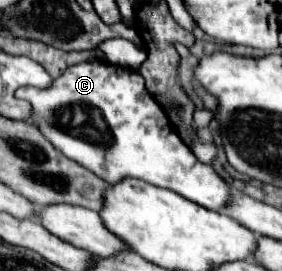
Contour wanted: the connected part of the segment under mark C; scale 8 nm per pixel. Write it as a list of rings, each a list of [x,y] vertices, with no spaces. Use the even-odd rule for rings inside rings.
[[[105,61],[93,63],[79,63],[67,69],[59,79],[55,79],[53,87],[49,89],[35,89],[35,87],[21,87],[17,97],[27,99],[33,105],[33,119],[31,123],[41,129],[41,133],[69,159],[77,161],[79,165],[91,169],[111,185],[123,179],[141,179],[155,187],[171,189],[193,203],[211,209],[211,211],[225,211],[227,203],[231,201],[231,185],[221,179],[211,165],[203,165],[191,153],[191,149],[181,141],[177,127],[169,121],[163,107],[155,101],[155,97],[145,89],[143,77],[119,65],[111,65]]]

